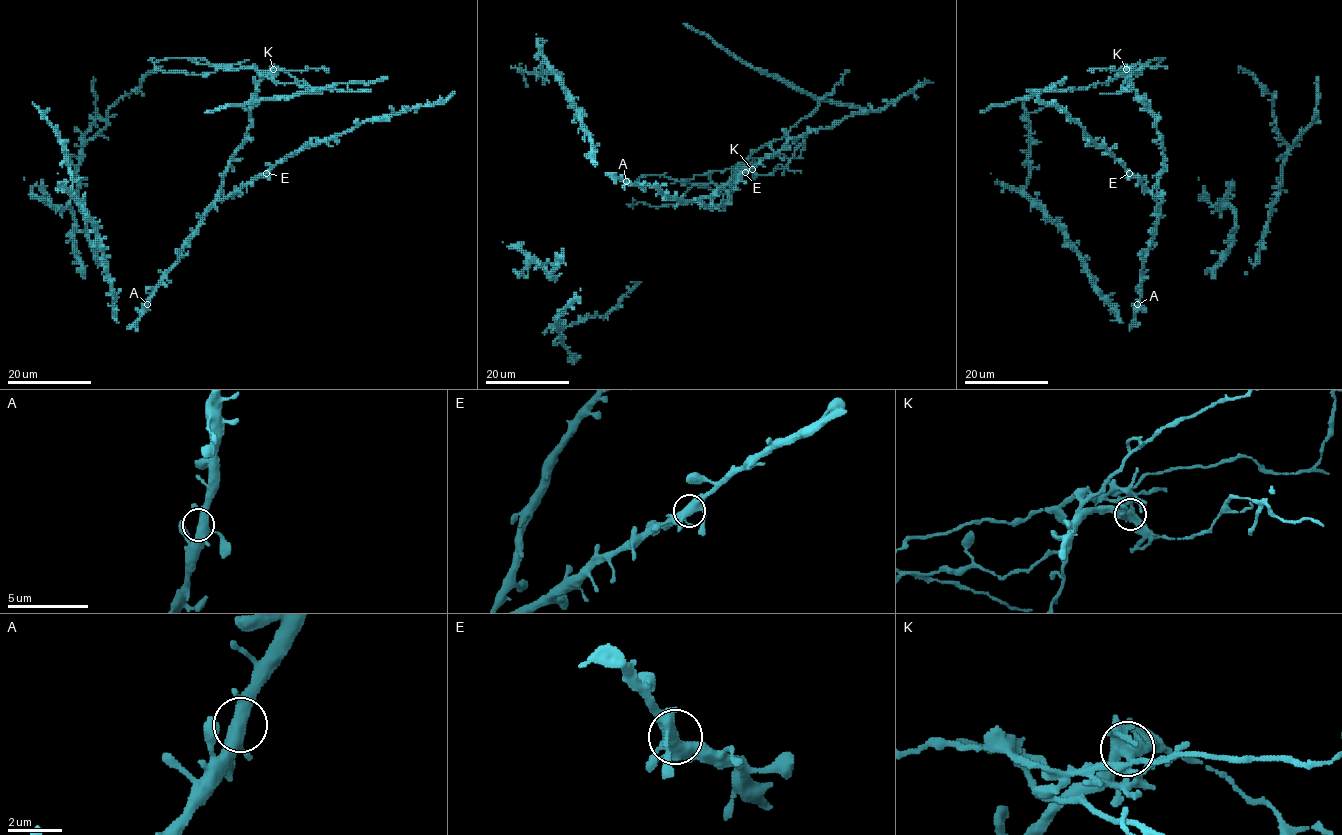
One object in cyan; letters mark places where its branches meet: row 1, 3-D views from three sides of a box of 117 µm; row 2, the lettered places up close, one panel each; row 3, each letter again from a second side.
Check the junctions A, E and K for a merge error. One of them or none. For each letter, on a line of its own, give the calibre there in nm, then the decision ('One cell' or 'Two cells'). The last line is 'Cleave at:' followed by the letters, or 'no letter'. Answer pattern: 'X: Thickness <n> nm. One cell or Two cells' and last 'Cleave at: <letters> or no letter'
A: Thickness 400 nm. One cell
E: Thickness 440 nm. One cell
K: Thickness 440 nm. Two cells
Cleave at: K

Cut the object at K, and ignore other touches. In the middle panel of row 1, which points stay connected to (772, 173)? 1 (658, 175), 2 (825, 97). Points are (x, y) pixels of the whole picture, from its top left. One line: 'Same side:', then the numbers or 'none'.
Same side: 1, 2

